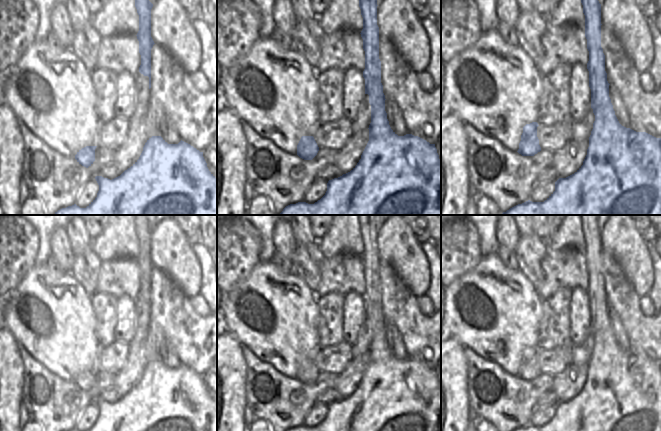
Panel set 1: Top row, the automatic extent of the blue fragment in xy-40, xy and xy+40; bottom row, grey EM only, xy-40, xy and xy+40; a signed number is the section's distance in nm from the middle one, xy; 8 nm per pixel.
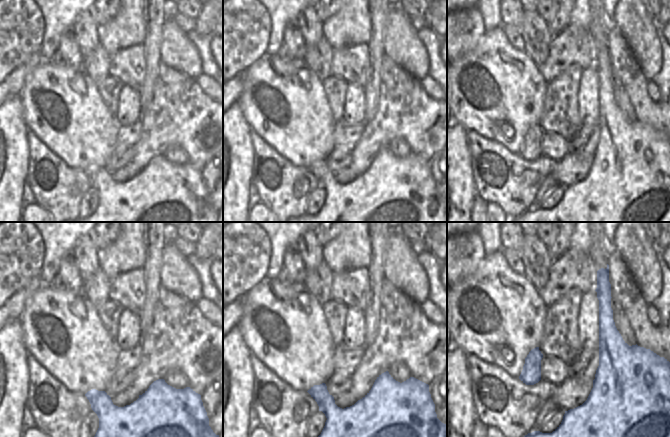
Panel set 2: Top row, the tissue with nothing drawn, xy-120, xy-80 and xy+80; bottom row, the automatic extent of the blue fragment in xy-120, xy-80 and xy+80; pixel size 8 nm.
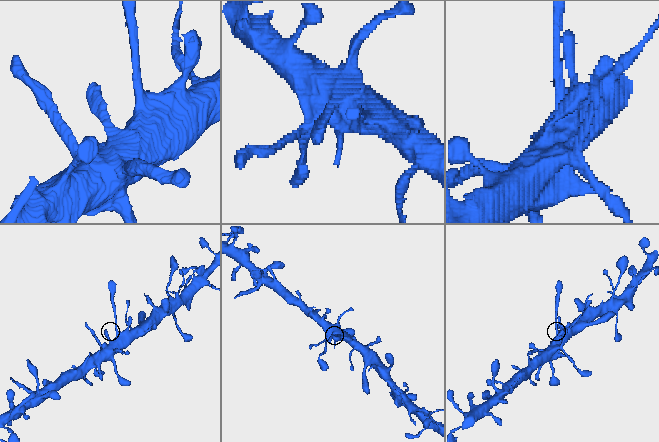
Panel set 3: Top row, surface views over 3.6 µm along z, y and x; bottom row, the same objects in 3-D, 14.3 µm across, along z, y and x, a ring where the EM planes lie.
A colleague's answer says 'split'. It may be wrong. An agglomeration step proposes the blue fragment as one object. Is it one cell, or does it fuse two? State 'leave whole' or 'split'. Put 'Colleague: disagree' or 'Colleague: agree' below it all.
leave whole
Colleague: disagree

